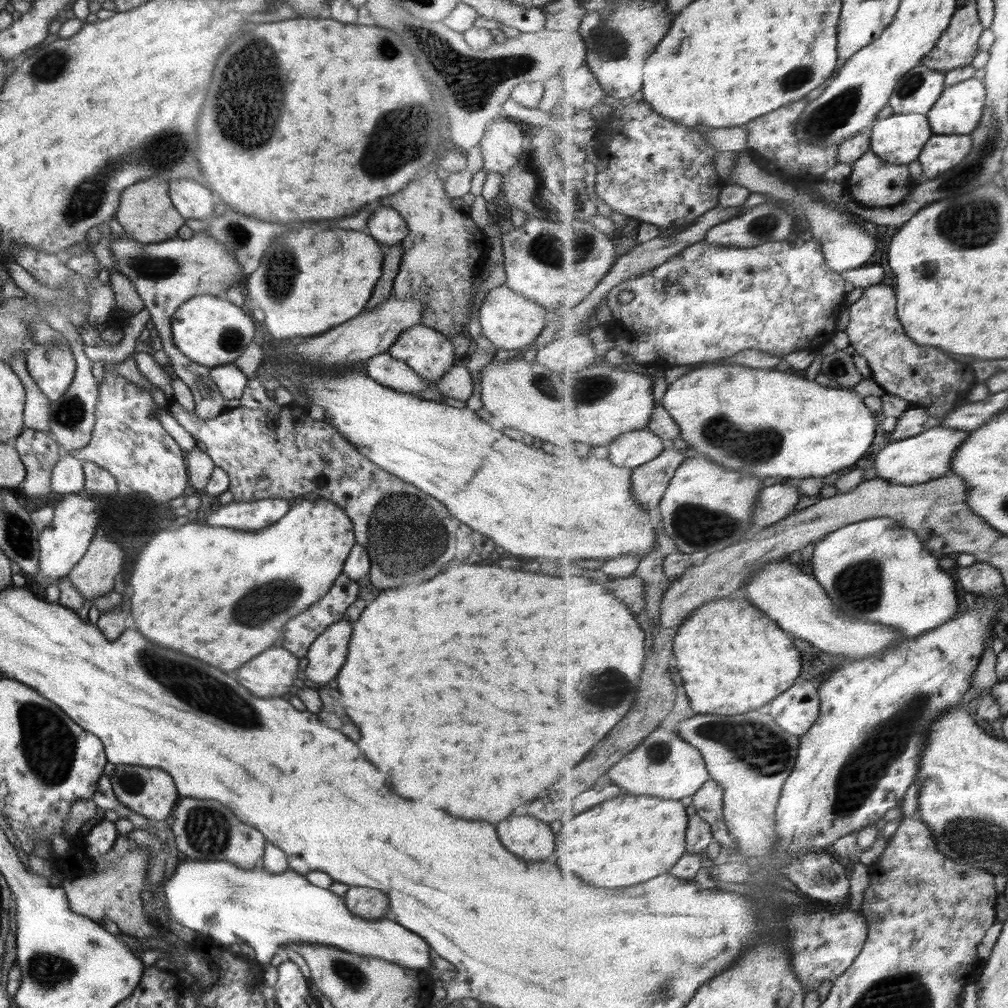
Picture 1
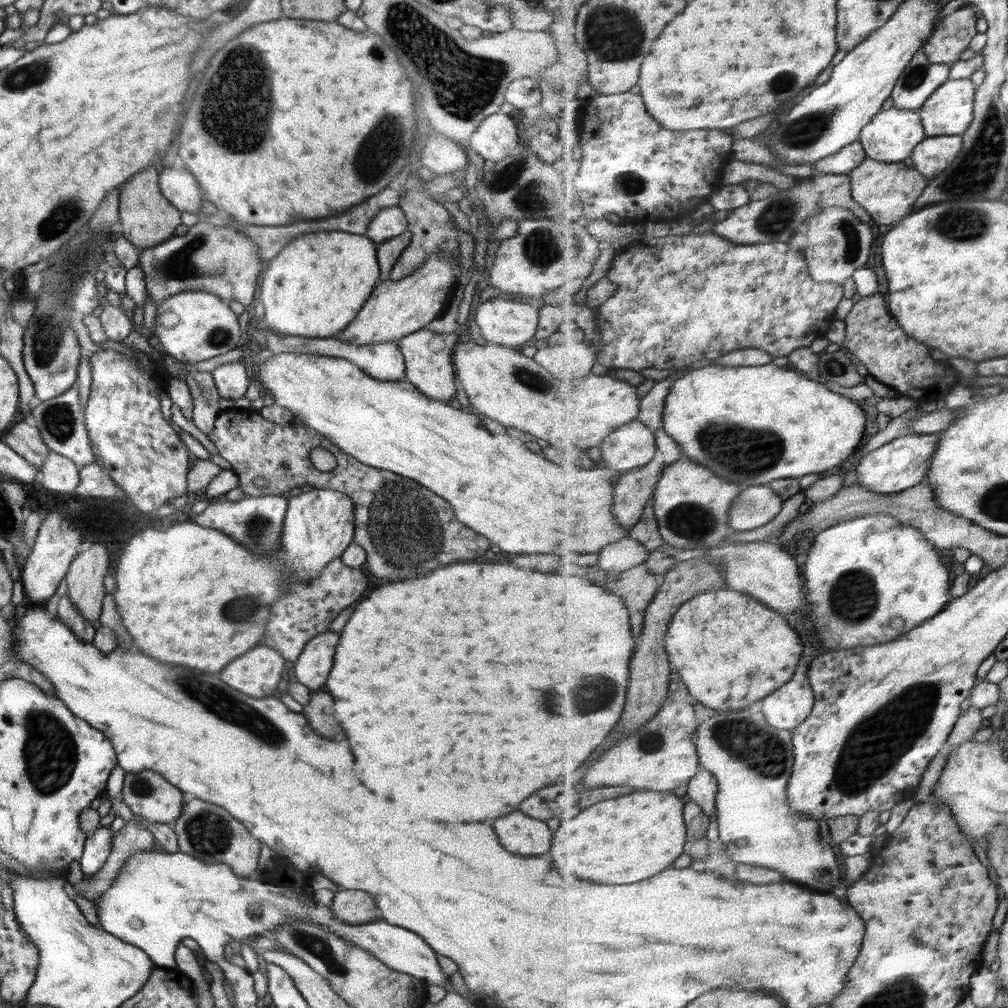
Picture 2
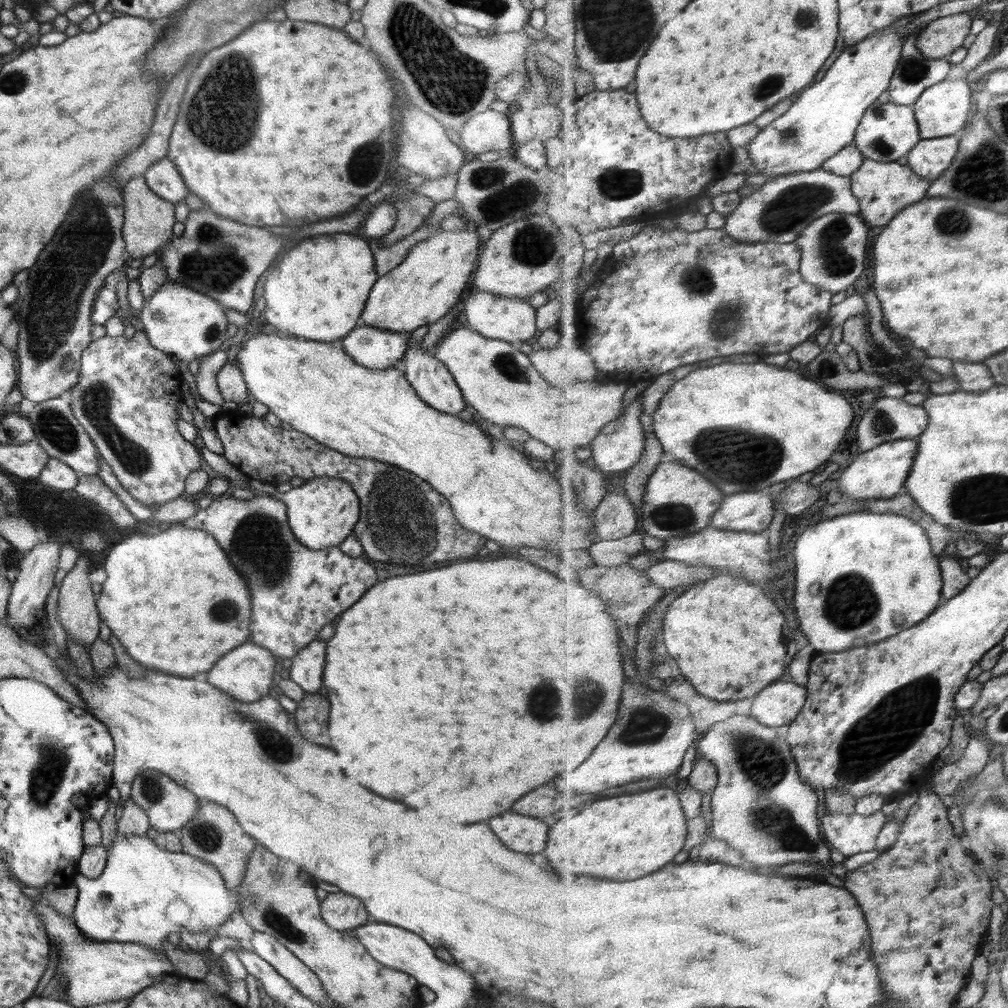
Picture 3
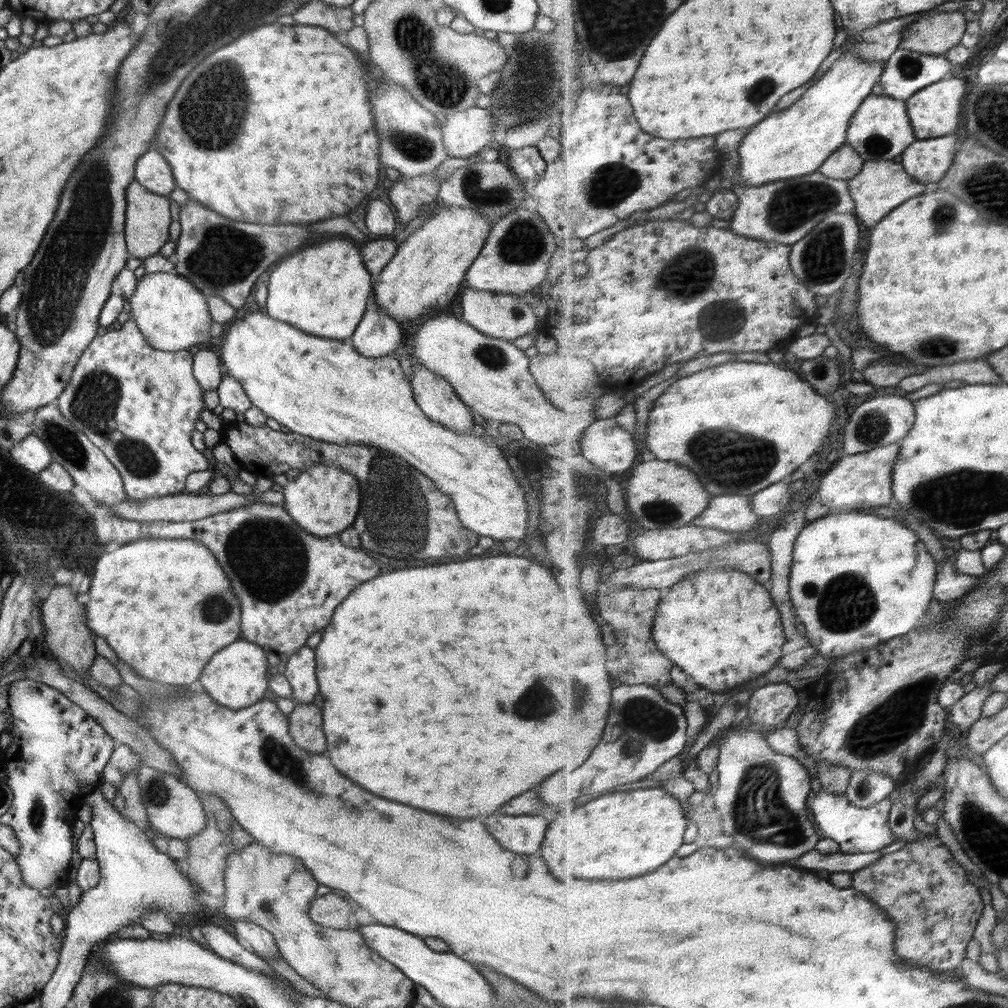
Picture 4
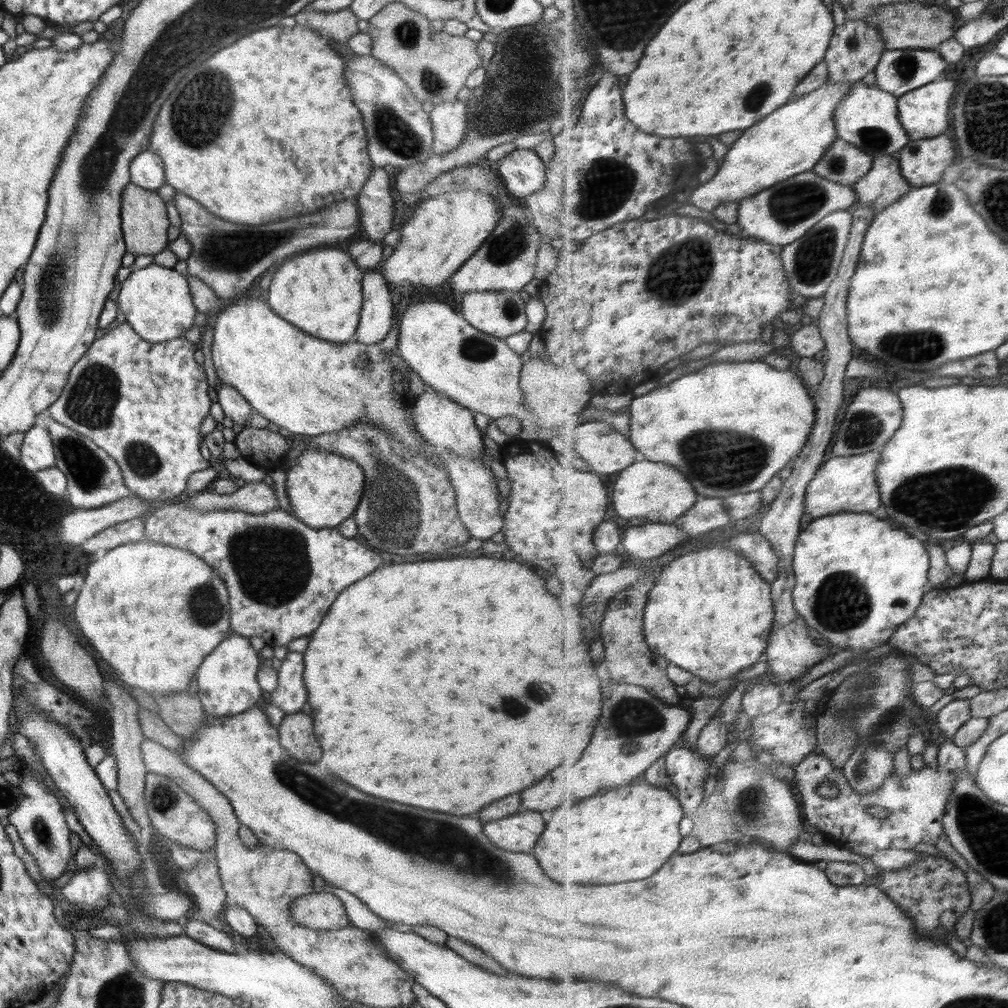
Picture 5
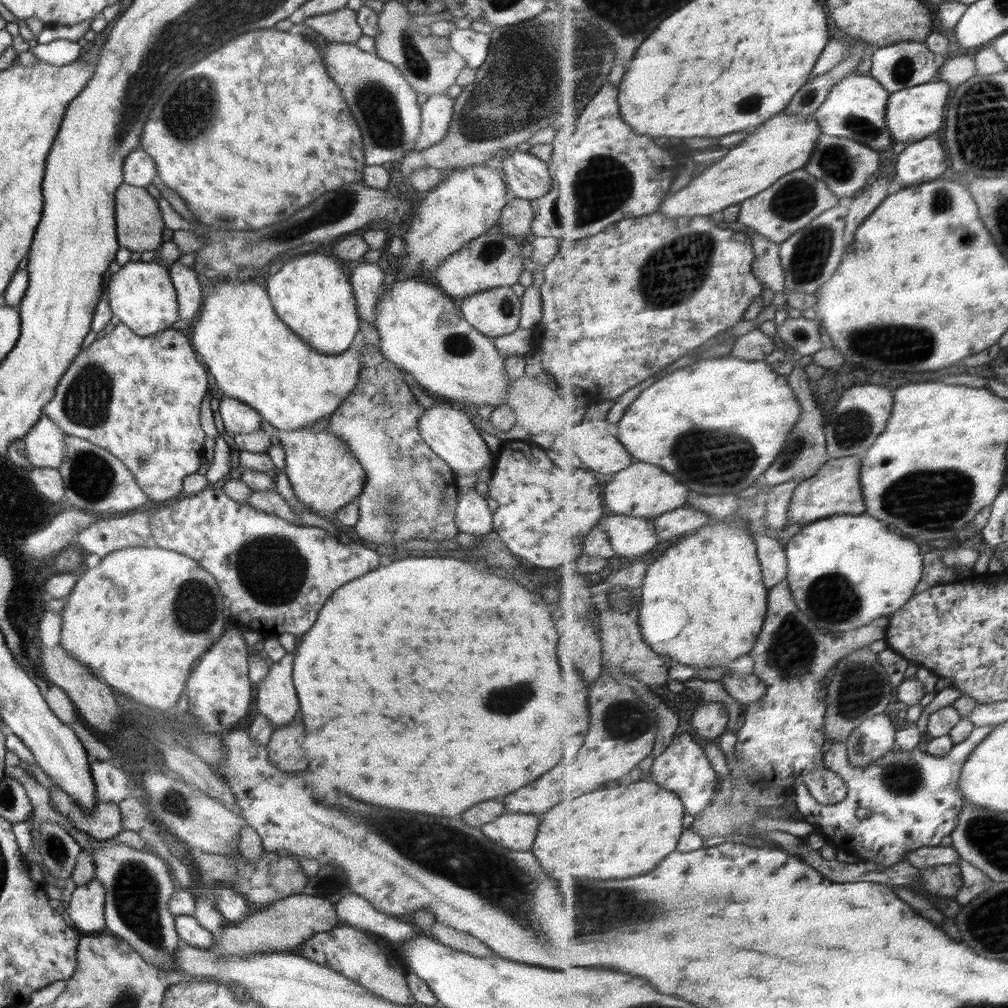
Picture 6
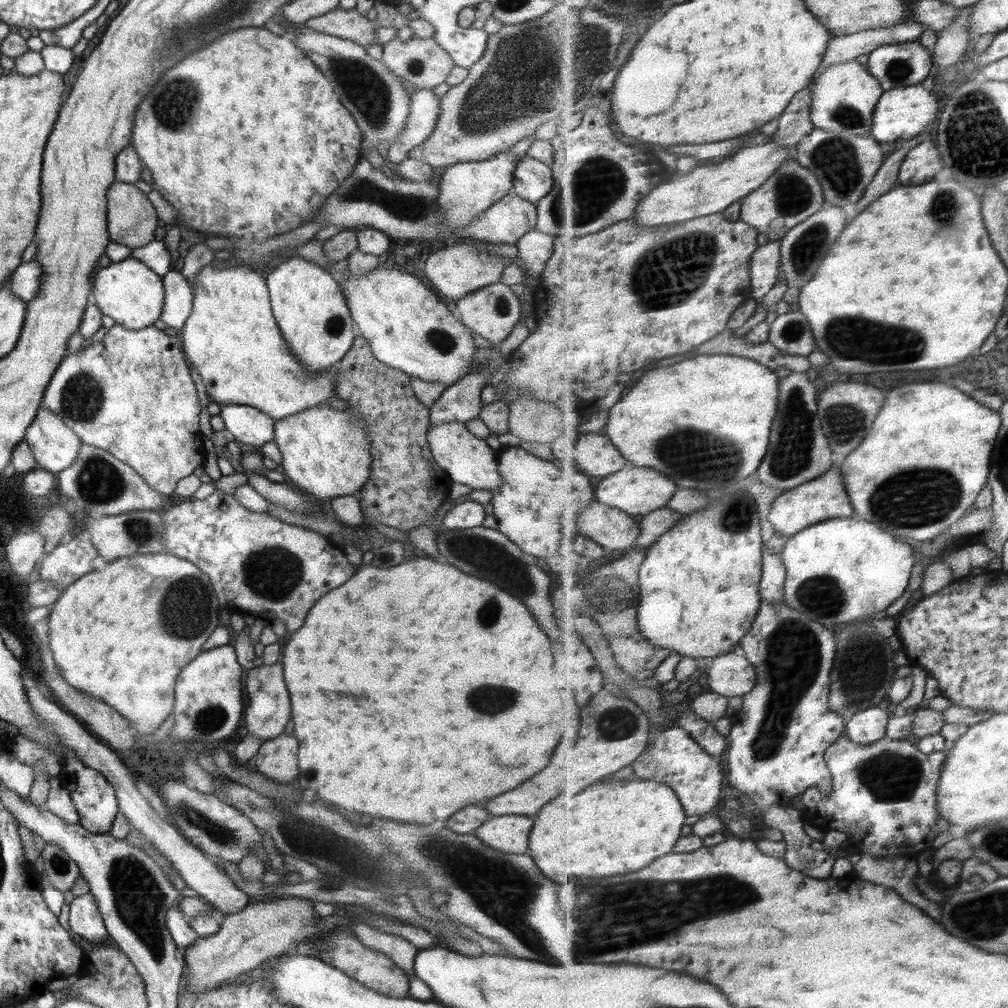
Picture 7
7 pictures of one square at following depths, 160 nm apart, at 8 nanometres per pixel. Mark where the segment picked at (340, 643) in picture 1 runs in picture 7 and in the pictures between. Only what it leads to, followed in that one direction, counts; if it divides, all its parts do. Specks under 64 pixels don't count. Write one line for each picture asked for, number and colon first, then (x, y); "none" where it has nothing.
2: (312, 667)
3: (306, 671)
4: (299, 671)
5: (290, 696)
6: (277, 700)
7: (268, 711)

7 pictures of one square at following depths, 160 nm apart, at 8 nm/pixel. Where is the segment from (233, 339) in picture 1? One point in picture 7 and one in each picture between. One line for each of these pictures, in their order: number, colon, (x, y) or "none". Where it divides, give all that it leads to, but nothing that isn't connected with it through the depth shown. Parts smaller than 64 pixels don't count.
2: (207, 327)
3: (179, 321)
4: (172, 314)
5: (156, 300)
6: (141, 294)
7: (128, 291)

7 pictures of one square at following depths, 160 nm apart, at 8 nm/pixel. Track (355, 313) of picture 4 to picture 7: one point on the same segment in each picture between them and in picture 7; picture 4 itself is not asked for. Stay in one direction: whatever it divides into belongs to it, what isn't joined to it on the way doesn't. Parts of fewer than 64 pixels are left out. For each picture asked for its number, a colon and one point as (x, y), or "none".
5: (320, 293)
6: (311, 294)
7: (310, 307)

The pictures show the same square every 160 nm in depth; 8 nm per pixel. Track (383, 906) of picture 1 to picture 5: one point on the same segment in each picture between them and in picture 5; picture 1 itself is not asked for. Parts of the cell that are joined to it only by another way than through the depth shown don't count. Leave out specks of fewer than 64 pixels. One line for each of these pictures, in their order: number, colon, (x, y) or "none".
2: (351, 906)
3: (342, 911)
4: (330, 910)
5: (323, 911)

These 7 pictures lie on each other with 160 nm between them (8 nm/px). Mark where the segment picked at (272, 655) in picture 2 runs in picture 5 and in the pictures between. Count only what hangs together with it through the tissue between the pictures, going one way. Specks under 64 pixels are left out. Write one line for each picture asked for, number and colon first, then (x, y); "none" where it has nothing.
3: (245, 673)
4: (237, 676)
5: (227, 681)

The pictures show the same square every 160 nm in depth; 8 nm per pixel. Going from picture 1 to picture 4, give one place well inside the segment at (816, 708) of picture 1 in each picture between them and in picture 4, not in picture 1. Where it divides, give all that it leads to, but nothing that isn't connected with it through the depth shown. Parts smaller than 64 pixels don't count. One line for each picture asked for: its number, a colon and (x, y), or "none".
2: (787, 709)
3: (780, 704)
4: (771, 706)

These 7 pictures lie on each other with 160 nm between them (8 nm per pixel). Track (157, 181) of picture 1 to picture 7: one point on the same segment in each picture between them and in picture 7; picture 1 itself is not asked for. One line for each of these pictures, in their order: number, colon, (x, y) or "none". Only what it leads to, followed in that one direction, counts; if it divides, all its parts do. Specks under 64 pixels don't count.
2: (147, 218)
3: (148, 219)
4: (147, 219)
5: (144, 222)
6: (139, 224)
7: (131, 220)

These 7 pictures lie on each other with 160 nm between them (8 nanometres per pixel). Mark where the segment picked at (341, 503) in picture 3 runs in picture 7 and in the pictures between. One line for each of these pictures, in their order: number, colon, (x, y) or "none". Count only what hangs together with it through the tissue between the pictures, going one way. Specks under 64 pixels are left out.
4: (324, 500)
5: (324, 489)
6: (325, 475)
7: (325, 452)

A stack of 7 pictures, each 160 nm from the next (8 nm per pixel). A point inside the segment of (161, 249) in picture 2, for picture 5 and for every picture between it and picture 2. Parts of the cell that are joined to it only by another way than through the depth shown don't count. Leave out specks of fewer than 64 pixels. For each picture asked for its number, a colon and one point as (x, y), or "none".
3: (217, 256)
4: (221, 257)
5: (228, 257)

